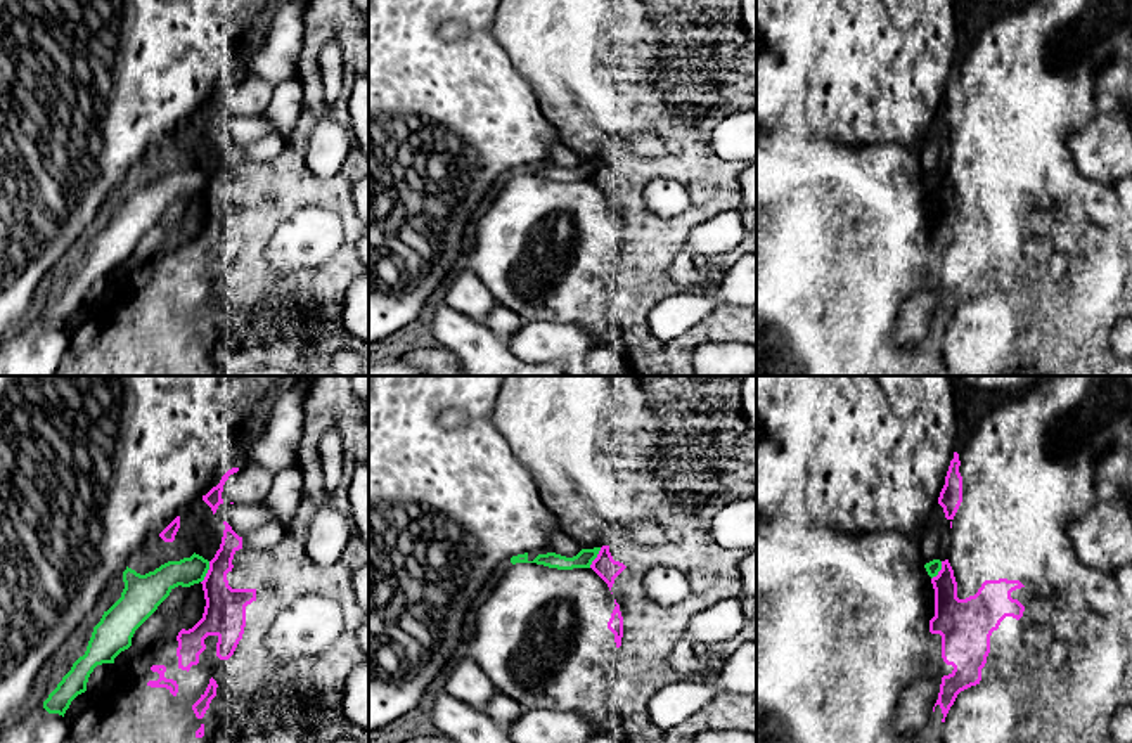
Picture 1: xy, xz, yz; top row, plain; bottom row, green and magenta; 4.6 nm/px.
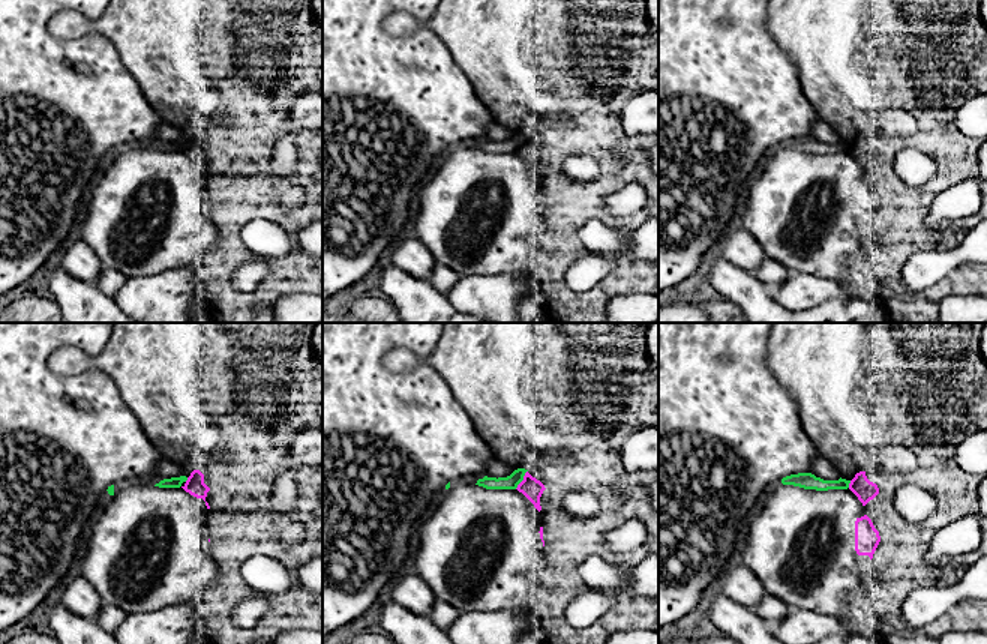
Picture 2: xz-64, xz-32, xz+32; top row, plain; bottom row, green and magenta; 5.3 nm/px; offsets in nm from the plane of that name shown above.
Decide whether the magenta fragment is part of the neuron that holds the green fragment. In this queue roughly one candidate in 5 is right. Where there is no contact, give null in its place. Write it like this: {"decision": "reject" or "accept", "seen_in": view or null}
{"decision": "reject", "seen_in": "xy"}

